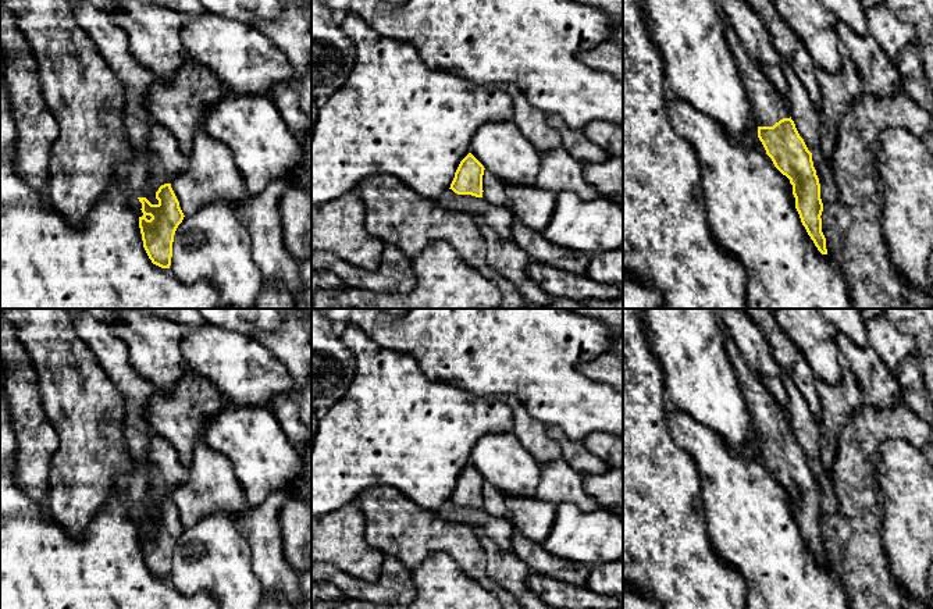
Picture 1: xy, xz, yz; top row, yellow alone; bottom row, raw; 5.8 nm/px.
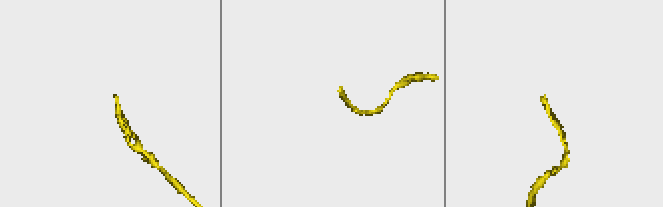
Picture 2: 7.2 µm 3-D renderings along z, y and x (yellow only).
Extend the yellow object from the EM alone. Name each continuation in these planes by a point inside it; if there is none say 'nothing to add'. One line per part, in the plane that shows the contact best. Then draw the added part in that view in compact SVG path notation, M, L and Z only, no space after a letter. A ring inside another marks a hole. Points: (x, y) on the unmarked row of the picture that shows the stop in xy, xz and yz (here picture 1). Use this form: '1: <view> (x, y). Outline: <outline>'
1: yz (768, 417). Outline: M726 335L726 348L749 406L754 435L756 438L773 438L780 431L790 430L790 421L780 406L761 380L752 374L736 342L729 335Z

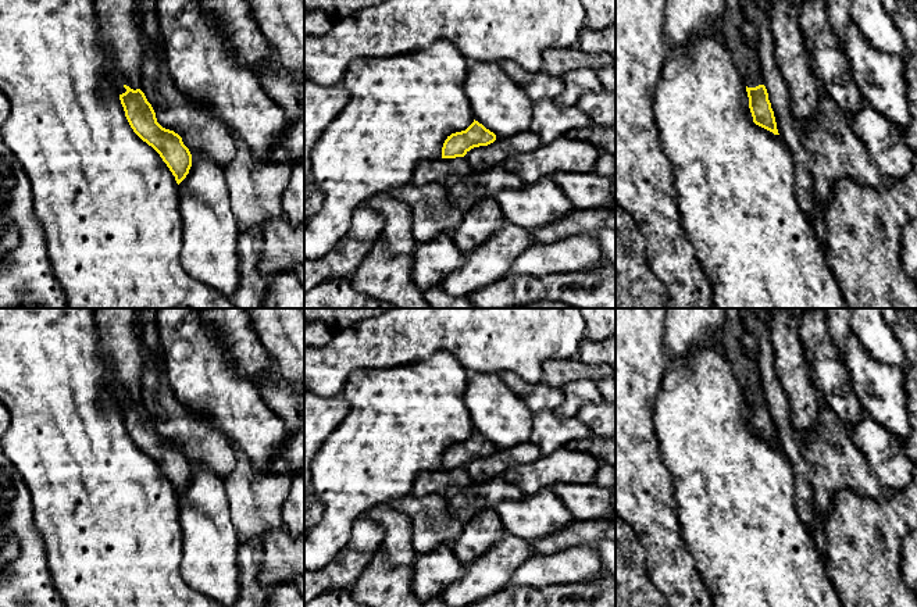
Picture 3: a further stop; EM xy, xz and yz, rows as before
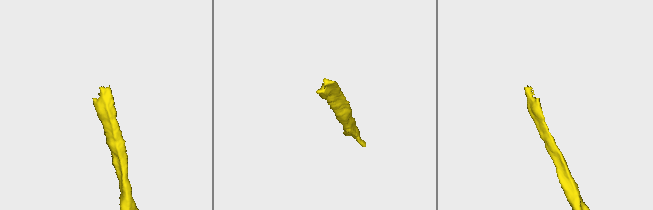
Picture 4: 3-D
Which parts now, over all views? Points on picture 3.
1: yz (746, 371). Outline: M725 308L725 322L721 333L728 361L732 364L735 376L738 378L743 394L747 399L764 396L759 365L753 363L743 347L743 321L741 308Z

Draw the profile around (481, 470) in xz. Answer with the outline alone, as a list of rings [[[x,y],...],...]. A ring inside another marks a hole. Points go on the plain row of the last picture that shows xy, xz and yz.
[[[527,442],[521,446],[496,449],[488,457],[474,458],[464,467],[477,483],[502,478],[503,474],[518,464],[531,464],[542,457],[539,447]]]

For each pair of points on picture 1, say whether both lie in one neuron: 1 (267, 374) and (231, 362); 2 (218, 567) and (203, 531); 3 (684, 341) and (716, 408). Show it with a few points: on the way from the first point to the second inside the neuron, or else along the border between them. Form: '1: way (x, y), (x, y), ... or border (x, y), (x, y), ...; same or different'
1: way (259, 374), (248, 374), (239, 366); same
2: way (217, 559), (213, 555), (212, 540); same
3: way (694, 358), (700, 378), (709, 391); same

